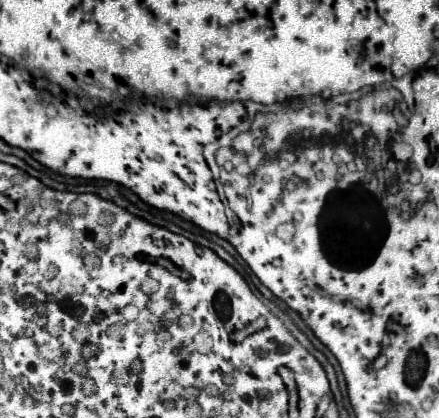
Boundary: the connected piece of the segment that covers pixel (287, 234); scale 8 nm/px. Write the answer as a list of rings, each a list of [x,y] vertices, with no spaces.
[[[280,223],[280,225],[276,227],[276,235],[278,235],[278,239],[284,241],[284,243],[290,243],[290,245],[292,245],[294,233],[296,233],[296,227],[290,225],[290,223]]]

